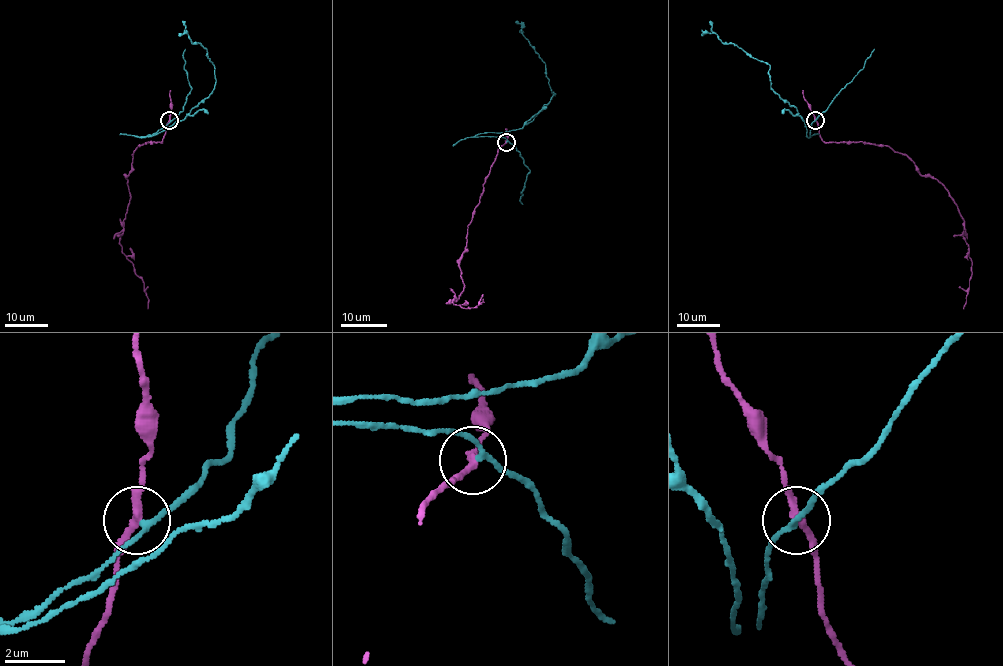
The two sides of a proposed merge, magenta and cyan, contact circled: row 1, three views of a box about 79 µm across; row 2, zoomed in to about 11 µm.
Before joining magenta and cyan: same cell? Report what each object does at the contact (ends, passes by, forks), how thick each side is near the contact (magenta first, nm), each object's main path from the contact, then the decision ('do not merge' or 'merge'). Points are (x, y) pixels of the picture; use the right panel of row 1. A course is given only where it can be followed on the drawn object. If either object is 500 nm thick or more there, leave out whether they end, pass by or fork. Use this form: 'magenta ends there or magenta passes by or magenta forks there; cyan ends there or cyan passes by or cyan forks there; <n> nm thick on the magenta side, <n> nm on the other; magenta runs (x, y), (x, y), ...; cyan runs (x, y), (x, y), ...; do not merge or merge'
magenta passes by; cyan passes by; 240 nm thick on the magenta side, 160 nm on the other; magenta runs (815, 120), (826, 142), (887, 145), (942, 185), (964, 221), (972, 262), (963, 309); cyan runs (815, 120), (809, 137), (794, 106), (771, 87), (770, 66), (733, 44), (724, 44), (714, 33), (702, 36); do not merge

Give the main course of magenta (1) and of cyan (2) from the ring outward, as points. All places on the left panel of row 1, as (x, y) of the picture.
1: (170, 120), (161, 142), (138, 145), (132, 171), (125, 177), (131, 197), (120, 244), (142, 281), (148, 309)
2: (170, 120), (142, 137), (157, 135), (183, 120), (214, 87), (214, 66), (208, 53), (185, 33), (178, 36)

